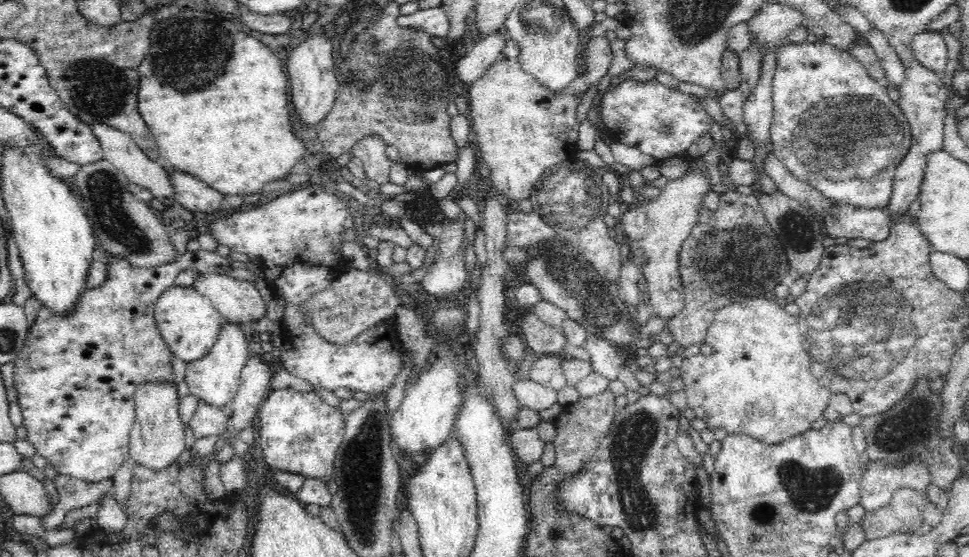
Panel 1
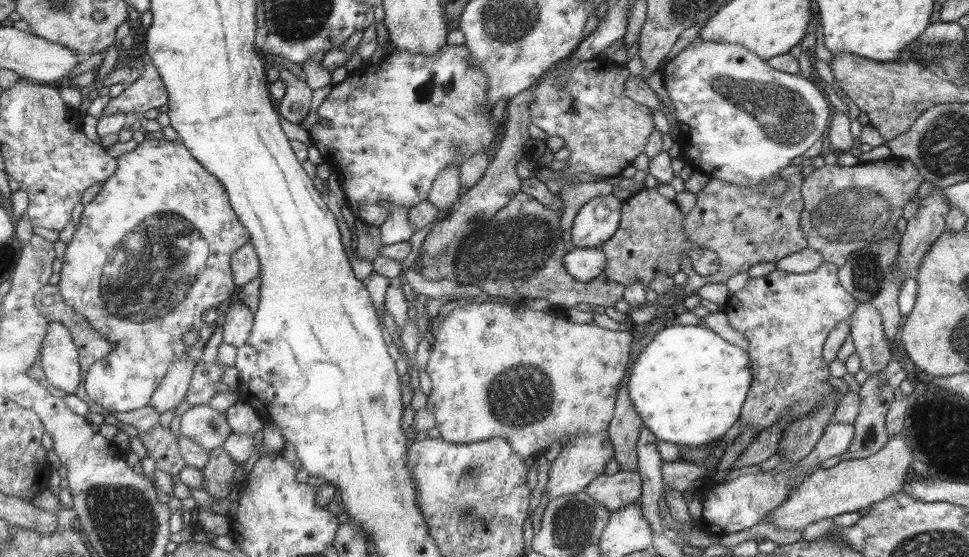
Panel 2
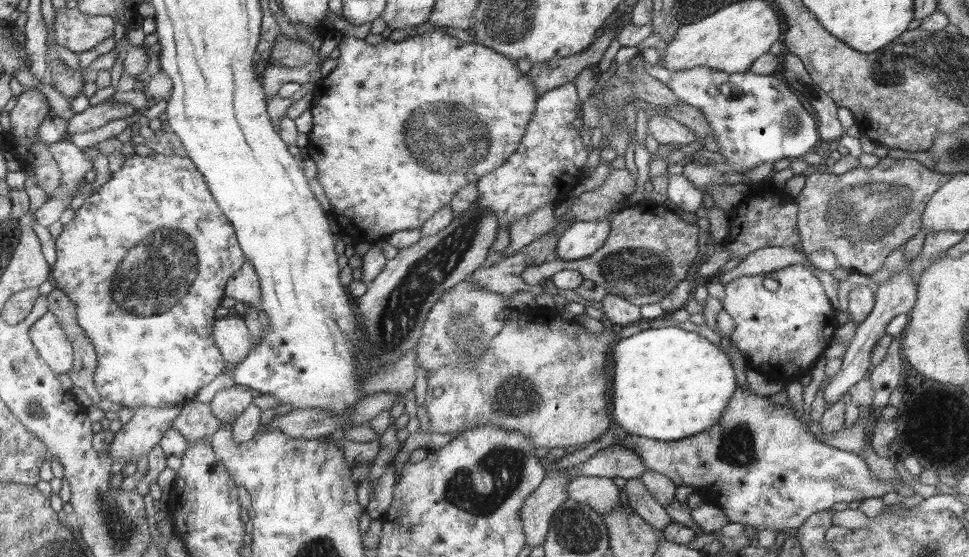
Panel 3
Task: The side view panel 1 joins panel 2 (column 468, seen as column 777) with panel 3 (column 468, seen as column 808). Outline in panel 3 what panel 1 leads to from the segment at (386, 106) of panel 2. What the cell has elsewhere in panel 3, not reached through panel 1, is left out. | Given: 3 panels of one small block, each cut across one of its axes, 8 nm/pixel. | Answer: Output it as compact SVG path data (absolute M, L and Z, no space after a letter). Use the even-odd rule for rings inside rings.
M441 29L407 36L403 41L383 38L376 46L366 43L363 36L344 34L336 48L339 50L336 68L321 78L310 97L309 109L313 114L313 127L309 131L307 152L309 158L314 160L318 166L316 180L322 184L326 192L326 198L331 204L331 211L340 232L358 242L374 243L386 240L395 232L411 231L413 228L422 227L428 219L447 207L454 196L467 184L477 182L496 168L502 167L510 156L515 154L527 132L528 123L534 118L536 108L538 108L539 89L535 87L528 73L524 74L518 69L517 61L483 44L461 42Z

